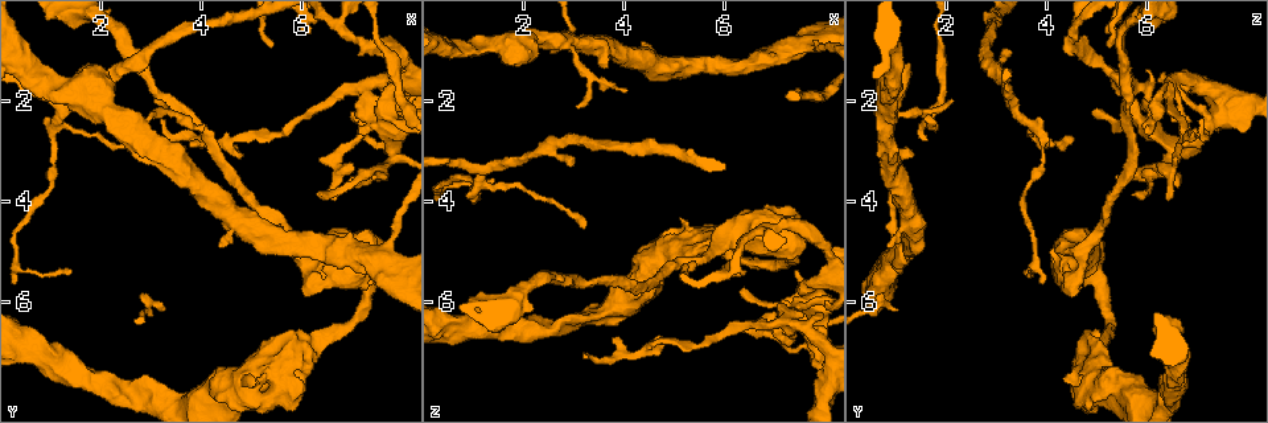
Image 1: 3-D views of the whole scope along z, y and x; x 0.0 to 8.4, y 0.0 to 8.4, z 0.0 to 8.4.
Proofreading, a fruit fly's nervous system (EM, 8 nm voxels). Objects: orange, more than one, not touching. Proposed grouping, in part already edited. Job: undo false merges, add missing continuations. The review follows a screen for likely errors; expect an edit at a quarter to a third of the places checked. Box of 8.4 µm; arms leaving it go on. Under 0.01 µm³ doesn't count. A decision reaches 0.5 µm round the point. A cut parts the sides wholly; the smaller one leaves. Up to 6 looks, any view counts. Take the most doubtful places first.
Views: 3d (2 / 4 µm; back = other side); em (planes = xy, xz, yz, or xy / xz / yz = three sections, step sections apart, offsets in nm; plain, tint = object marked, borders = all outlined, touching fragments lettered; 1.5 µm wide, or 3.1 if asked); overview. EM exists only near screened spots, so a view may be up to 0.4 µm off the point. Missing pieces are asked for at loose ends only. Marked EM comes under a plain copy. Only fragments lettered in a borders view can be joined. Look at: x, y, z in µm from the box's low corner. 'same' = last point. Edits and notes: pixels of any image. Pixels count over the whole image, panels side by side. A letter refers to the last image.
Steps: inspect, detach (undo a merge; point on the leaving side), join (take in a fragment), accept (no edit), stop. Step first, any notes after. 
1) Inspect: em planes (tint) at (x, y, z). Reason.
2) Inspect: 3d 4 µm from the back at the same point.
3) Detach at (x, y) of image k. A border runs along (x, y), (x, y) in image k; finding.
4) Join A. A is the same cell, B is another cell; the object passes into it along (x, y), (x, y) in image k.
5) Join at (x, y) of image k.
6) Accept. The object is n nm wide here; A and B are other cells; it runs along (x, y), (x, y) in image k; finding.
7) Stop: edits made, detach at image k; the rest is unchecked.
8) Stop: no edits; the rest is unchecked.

Inspect: em planes (borders) at (4.40, 4.95, 0.90). Branch stops here.

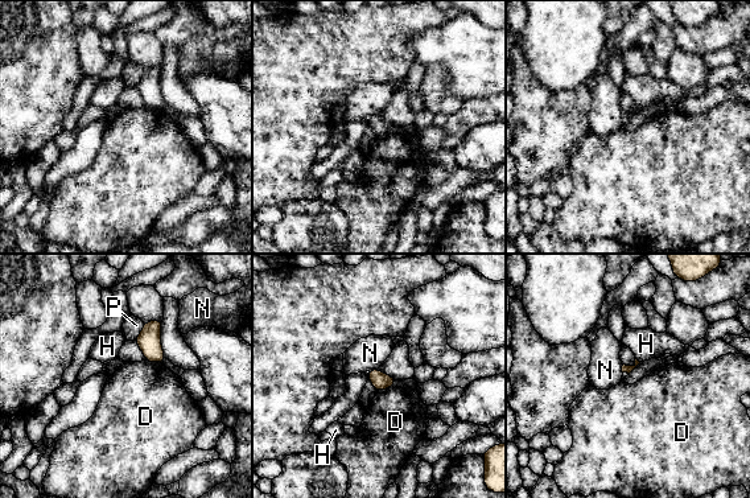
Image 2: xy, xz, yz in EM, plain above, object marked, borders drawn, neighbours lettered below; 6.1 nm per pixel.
Accept. D, H, N and P are other cells; a border runs along (398, 381), (378, 391) in image 2; none of them fits.

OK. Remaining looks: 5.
Inspect: 3d 4 µm at (5.00, 7.40, 5.15). Abrupt turn.

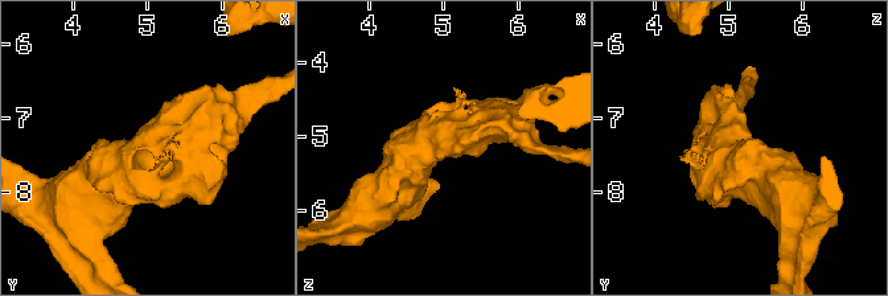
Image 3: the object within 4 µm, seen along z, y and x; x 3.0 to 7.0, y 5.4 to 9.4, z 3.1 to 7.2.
Inspect: em planes (borders) at (4.95, 7.35, 5.15). Need the tissue.

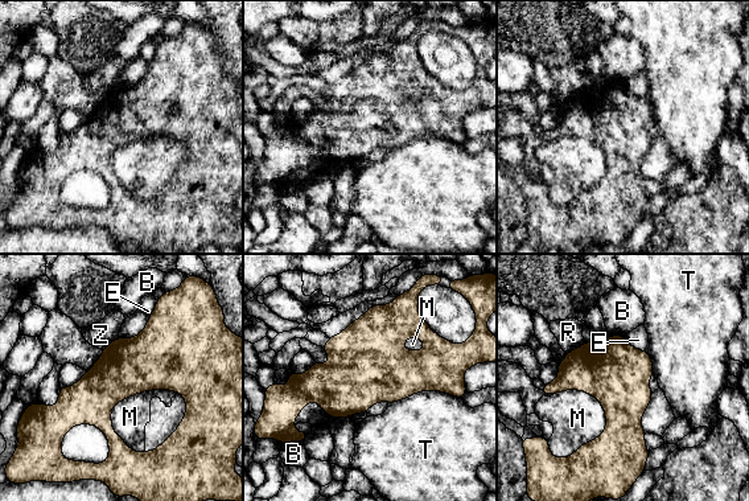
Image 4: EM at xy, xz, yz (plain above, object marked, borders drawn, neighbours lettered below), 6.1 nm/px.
Accept. B, E, M, R, T and Z are other cells; a border runs along (460, 398), (420, 390), (389, 403) in image 4; continuous, no second neuron.

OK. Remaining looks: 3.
Inspect: 3d 4 µm from the back at (1.45, 5.40, 3.65). Long arm stops here.

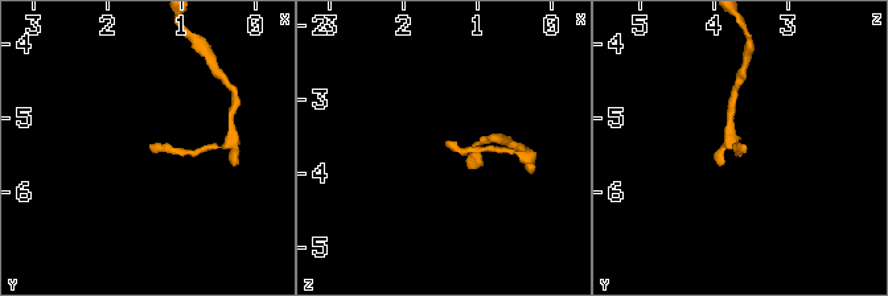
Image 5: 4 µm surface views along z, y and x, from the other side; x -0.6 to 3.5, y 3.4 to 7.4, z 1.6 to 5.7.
Inspect: em planes (borders) at (1.40, 5.35, 3.55).

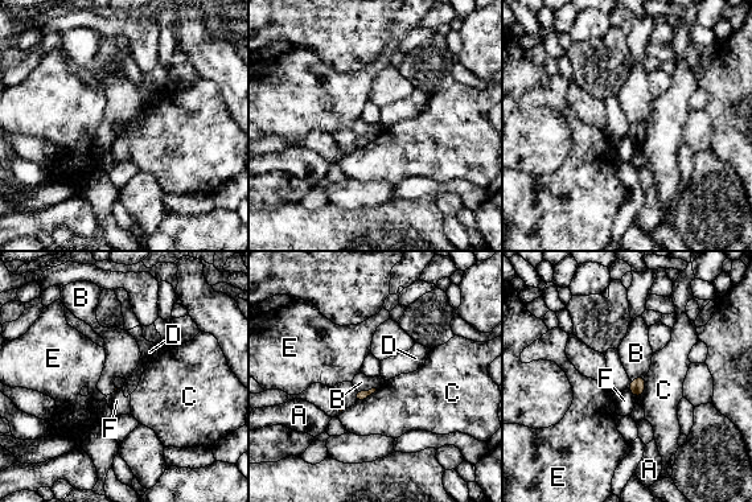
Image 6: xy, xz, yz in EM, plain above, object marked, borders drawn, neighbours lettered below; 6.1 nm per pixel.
Accept. A, B, C, D, E and F are other cells; a border runs along (377, 389), (357, 391) in image 6; none of them fits.

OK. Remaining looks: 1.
Stop: no edits; the rest is unchecked.

